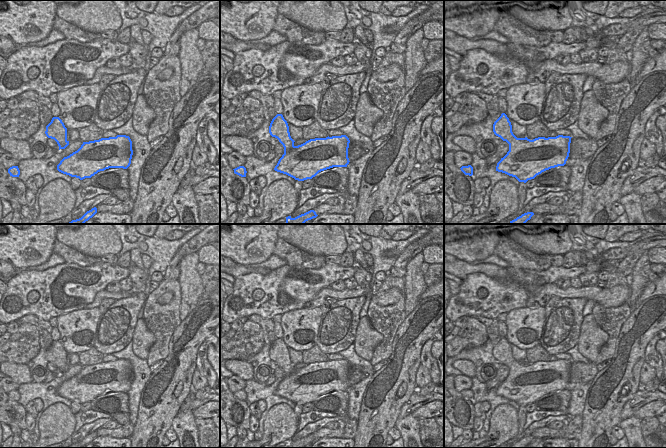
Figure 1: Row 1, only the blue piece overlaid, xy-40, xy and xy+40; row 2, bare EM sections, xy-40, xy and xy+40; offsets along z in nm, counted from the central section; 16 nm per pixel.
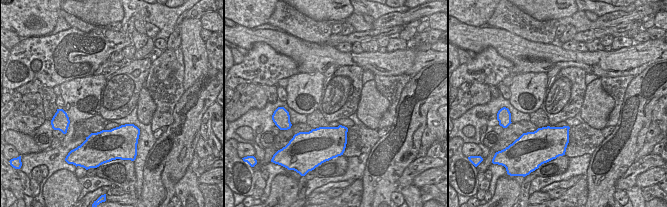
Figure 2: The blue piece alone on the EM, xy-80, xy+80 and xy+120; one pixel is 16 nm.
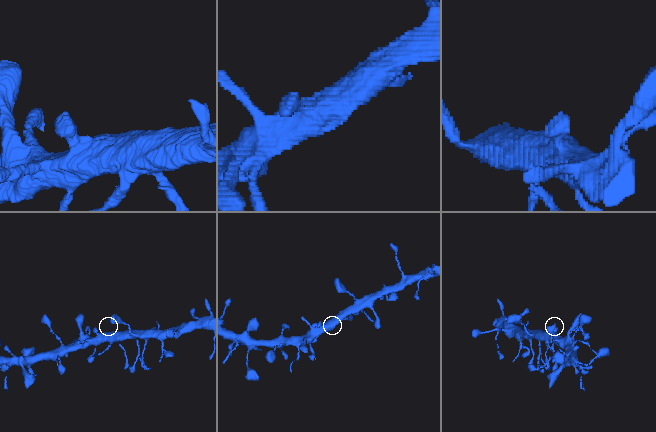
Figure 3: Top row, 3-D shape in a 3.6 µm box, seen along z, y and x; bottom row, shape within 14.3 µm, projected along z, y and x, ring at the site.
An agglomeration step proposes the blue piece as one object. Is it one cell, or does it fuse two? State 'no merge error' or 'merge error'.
no merge error

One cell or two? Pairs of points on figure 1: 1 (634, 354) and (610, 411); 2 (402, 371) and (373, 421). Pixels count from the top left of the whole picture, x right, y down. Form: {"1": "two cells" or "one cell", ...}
{"1": "one cell", "2": "one cell"}

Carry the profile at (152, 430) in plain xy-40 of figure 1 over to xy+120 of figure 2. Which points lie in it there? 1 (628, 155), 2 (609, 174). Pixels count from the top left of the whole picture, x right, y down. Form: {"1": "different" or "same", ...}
{"1": "same", "2": "same"}

